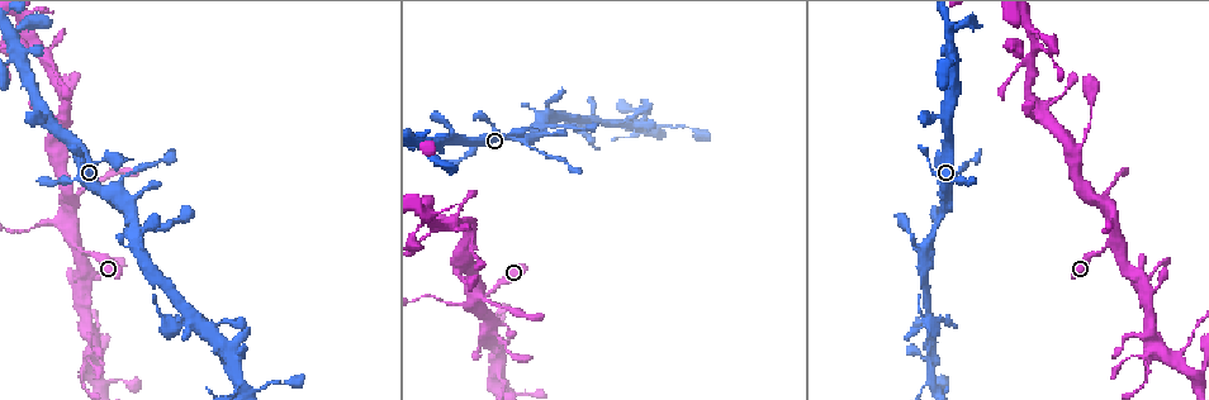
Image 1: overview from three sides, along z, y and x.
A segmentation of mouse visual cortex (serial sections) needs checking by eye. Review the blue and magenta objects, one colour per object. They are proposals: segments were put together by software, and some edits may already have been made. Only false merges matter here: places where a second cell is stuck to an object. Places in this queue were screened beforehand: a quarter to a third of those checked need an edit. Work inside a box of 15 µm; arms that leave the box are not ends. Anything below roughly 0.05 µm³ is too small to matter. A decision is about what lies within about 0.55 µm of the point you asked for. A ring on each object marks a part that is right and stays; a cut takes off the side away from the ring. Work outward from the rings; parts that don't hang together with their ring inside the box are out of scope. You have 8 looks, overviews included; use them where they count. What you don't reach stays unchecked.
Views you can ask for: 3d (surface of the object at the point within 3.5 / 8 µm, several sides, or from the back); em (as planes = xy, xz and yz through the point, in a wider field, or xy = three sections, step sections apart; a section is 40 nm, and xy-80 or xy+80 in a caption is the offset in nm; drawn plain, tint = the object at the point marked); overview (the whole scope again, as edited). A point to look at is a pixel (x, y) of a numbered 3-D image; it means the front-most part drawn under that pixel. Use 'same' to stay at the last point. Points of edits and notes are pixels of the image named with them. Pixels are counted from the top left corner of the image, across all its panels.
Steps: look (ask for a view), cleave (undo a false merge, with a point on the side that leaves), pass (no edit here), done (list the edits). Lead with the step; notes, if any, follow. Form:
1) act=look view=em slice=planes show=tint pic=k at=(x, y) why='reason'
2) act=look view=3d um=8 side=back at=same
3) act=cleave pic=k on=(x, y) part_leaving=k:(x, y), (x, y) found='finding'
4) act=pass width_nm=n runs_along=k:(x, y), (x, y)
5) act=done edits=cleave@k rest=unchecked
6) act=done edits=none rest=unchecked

act=look view=3d um=3.5 pic=1 at=(48, 223) why='narrows sharply'

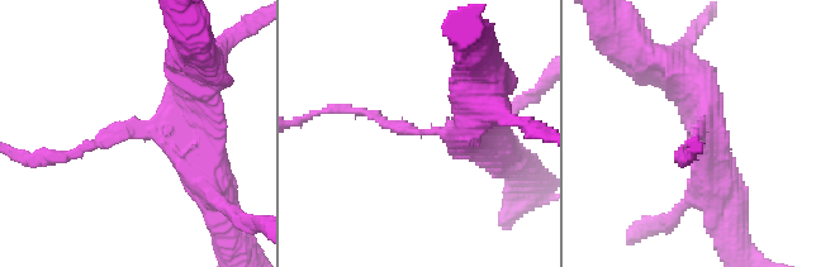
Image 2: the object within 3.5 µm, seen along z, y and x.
act=look view=em slice=planes show=tint pic=2 at=(423, 134) arm_widths_nm=100,450 why='now the EM'

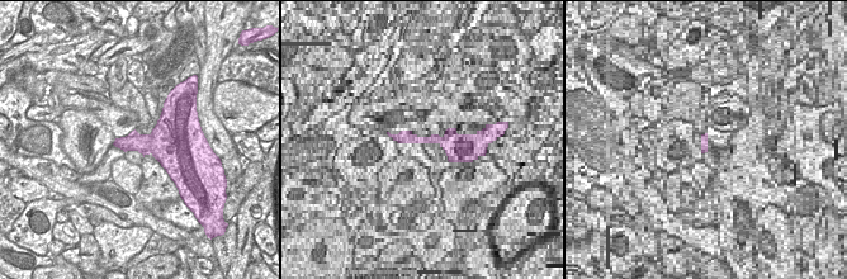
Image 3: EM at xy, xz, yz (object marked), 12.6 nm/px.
act=pass runs_along=2:(489, 141), (403, 132), (349, 109) found='all the same cell'

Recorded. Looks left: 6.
act=look view=3d um=3.5 pic=1 at=(935, 223)

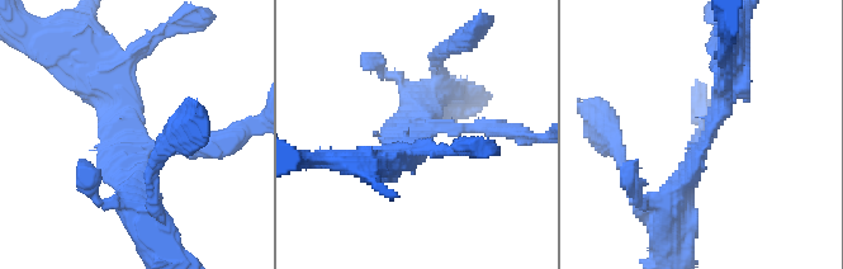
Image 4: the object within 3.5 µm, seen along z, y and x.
act=look view=em slice=xy step=3 show=tint pic=4 at=(135, 143)

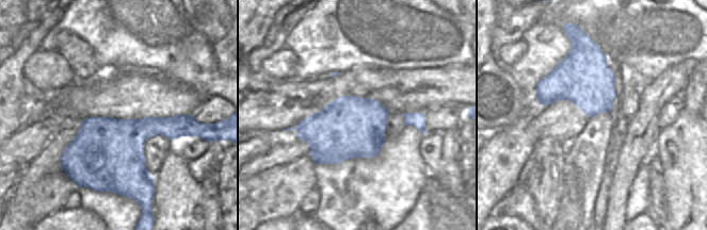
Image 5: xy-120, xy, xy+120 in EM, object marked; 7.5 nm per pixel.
act=pass width_nm=460 runs_along=4:(732, 71), (713, 130), (667, 215) found='all the same cell'

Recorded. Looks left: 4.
act=look view=3d um=3.5 pic=1 at=(192, 320) why='three-way junction'

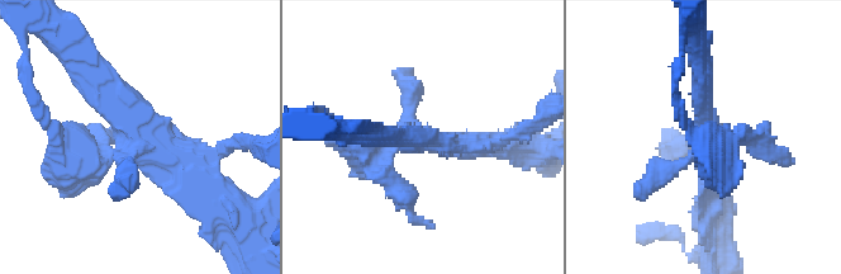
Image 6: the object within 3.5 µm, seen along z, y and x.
act=look view=em slice=xy step=1 show=plain pic=6 at=(419, 139) why='shape alone is not enough'

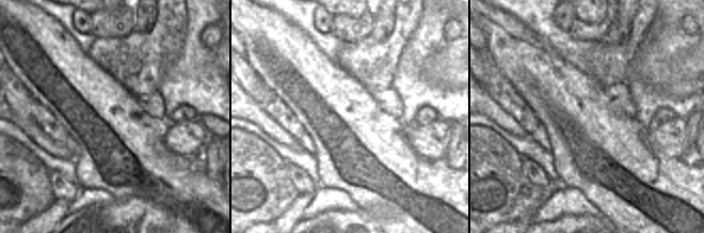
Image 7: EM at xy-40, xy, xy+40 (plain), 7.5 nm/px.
act=look view=em slice=xy step=1 show=tint at=same why='where the object lies'

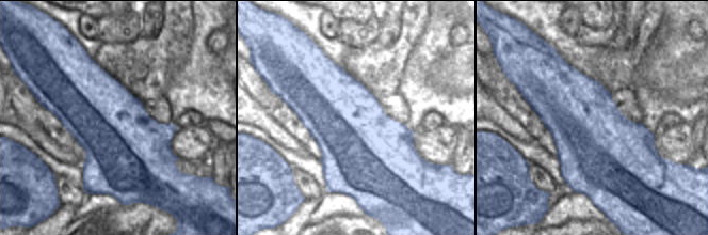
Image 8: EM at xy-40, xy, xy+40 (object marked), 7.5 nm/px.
act=pass runs_along=6:(86, 66), (145, 147), (204, 183) found='all the same cell'

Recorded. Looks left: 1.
act=done edits=none rest=unchecked

